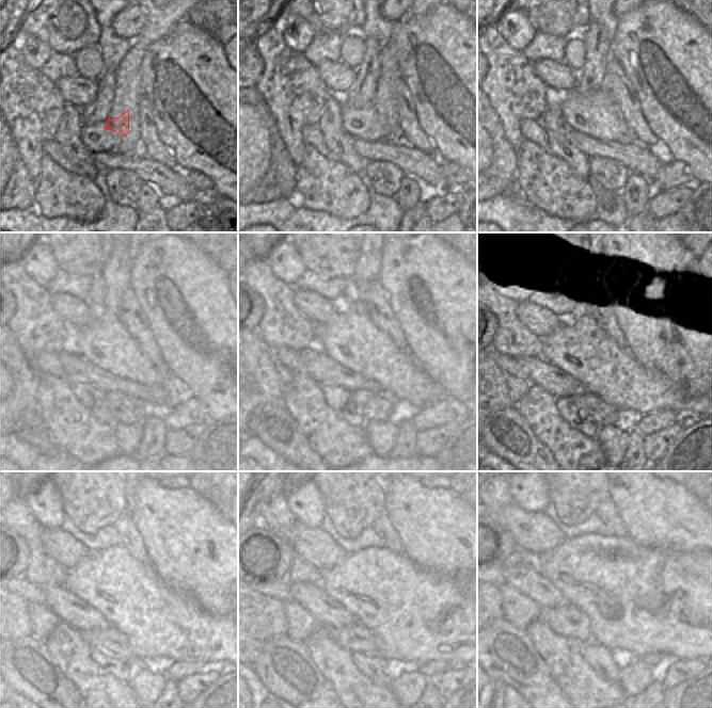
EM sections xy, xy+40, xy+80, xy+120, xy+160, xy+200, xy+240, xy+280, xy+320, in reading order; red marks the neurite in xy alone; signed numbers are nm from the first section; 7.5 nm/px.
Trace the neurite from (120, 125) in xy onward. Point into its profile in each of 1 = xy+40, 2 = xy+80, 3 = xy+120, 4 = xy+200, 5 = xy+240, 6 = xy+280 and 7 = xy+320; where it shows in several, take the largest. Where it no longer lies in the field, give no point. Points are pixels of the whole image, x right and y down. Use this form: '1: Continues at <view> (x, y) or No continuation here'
1: Continues at xy+40 (367, 124)
2: Continues at xy+80 (595, 113)
3: Continues at xy+120 (115, 351)
4: Continues at xy+200 (595, 356)
5: Continues at xy+240 (201, 648)
6: Continues at xy+280 (442, 649)
7: Continues at xy+320 (677, 652).

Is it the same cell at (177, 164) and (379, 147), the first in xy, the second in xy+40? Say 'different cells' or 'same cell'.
same cell

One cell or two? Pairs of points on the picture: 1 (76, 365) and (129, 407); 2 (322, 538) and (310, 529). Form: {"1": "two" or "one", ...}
{"1": "two", "2": "one"}

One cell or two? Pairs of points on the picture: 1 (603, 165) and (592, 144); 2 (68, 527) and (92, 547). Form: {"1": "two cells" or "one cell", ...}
{"1": "two cells", "2": "one cell"}

